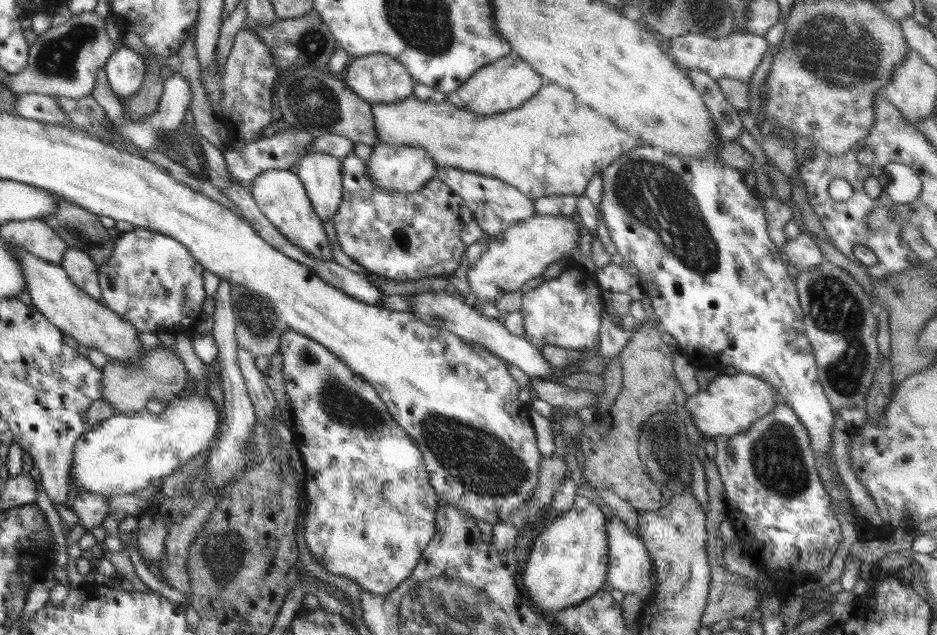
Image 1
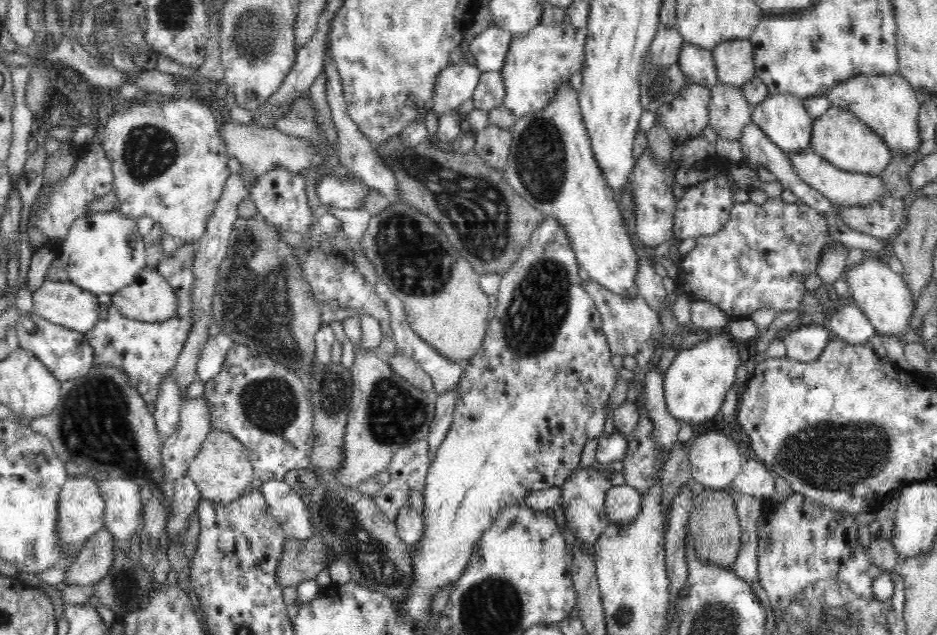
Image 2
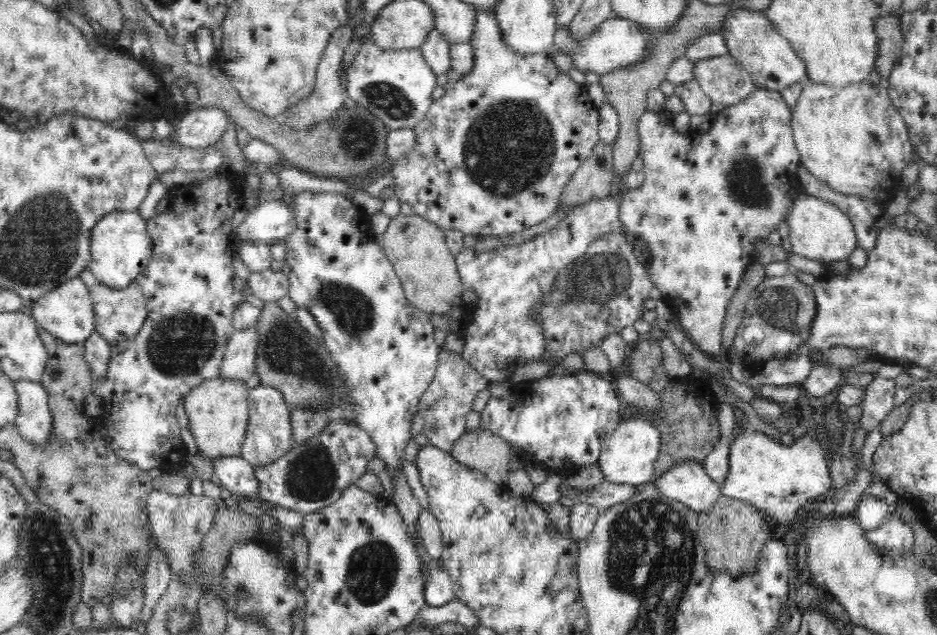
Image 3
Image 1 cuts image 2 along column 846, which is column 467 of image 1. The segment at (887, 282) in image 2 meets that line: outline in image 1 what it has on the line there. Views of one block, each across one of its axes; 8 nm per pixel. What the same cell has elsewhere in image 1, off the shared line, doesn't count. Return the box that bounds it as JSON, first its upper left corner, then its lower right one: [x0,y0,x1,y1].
[467,214,580,304]

